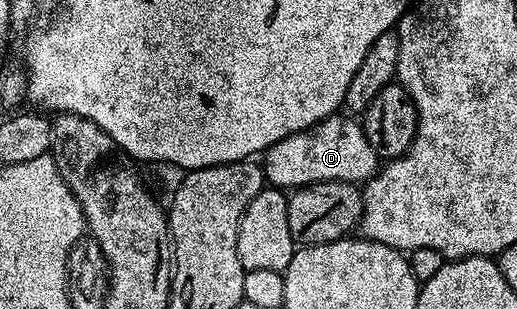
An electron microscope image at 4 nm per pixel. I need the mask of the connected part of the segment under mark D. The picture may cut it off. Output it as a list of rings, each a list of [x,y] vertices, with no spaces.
[[[335,113],[300,133],[292,133],[276,141],[276,145],[264,153],[260,166],[265,182],[279,189],[297,189],[324,181],[362,185],[378,172],[380,157],[376,149],[368,145],[368,137],[357,118]]]

